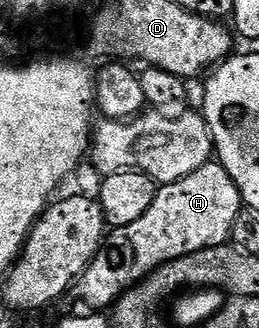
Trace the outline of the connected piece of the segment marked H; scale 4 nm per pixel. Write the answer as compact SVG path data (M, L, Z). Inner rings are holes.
M219 163L203 165L174 183L160 185L150 211L142 219L111 230L110 243L101 248L80 276L81 299L96 309L107 310L127 289L134 288L158 267L194 251L229 244L234 219L238 219L241 208L238 187Z

